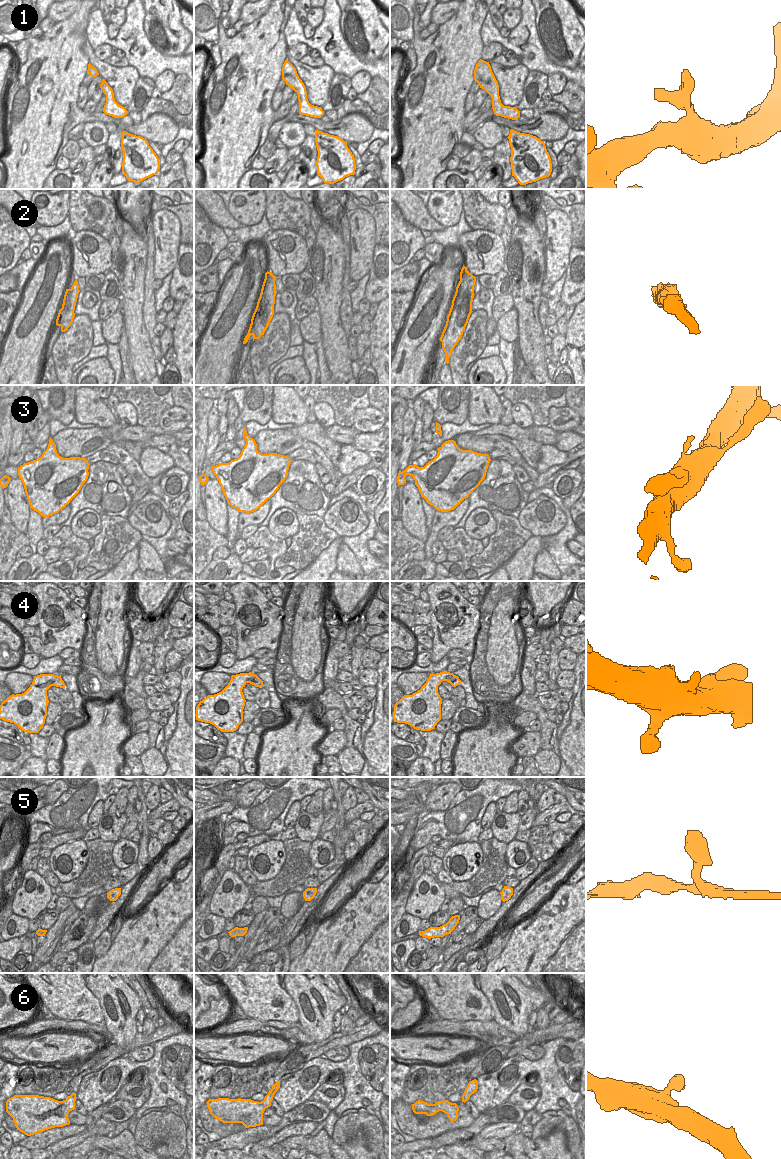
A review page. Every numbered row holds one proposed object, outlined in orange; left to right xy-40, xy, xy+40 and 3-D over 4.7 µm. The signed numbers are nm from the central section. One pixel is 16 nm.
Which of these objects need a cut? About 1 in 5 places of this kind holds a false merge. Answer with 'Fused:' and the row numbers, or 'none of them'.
Fused: 2

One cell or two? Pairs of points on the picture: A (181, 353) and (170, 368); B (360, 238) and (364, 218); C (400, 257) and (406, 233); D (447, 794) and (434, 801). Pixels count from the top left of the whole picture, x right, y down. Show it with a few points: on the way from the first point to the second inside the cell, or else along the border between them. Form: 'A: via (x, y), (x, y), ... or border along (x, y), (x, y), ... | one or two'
A: border along (173, 363), (180, 374) | two
B: via (362, 233), (362, 223) | one
C: via (400, 251), (400, 239) | one
D: via (444, 795), (437, 800) | one

